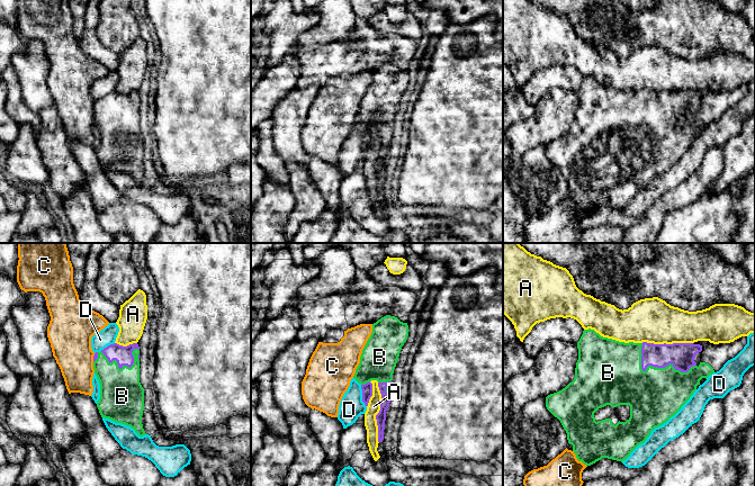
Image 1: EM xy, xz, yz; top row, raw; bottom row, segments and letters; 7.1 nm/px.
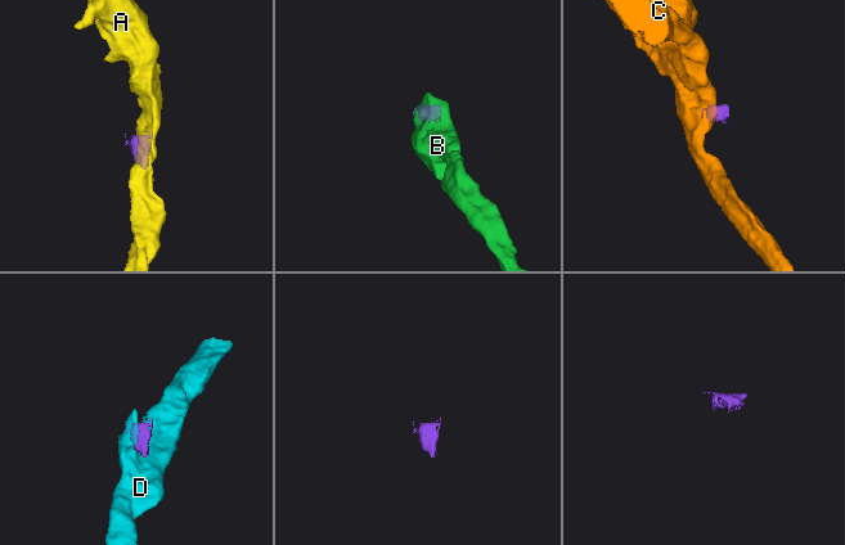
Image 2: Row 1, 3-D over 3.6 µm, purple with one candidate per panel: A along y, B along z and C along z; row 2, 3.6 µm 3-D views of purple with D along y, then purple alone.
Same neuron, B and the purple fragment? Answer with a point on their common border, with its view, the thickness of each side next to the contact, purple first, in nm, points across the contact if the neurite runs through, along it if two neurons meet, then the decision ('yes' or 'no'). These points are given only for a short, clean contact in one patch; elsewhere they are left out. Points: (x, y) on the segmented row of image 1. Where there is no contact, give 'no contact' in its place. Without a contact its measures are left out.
contact yz (656, 366); calibres 180 and 380 nm; yes

